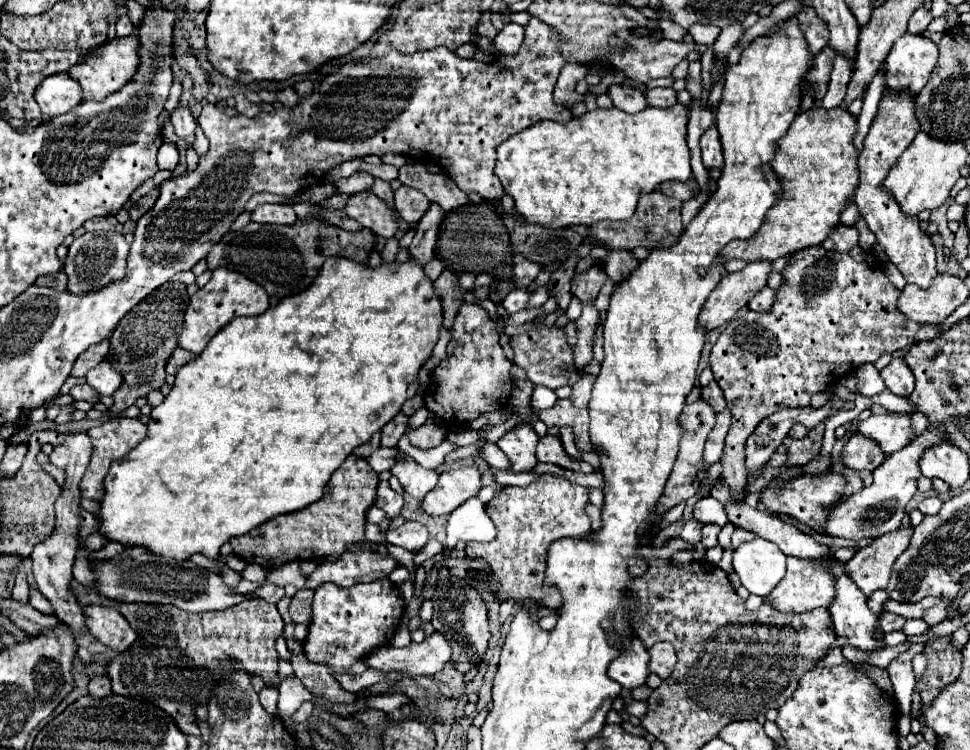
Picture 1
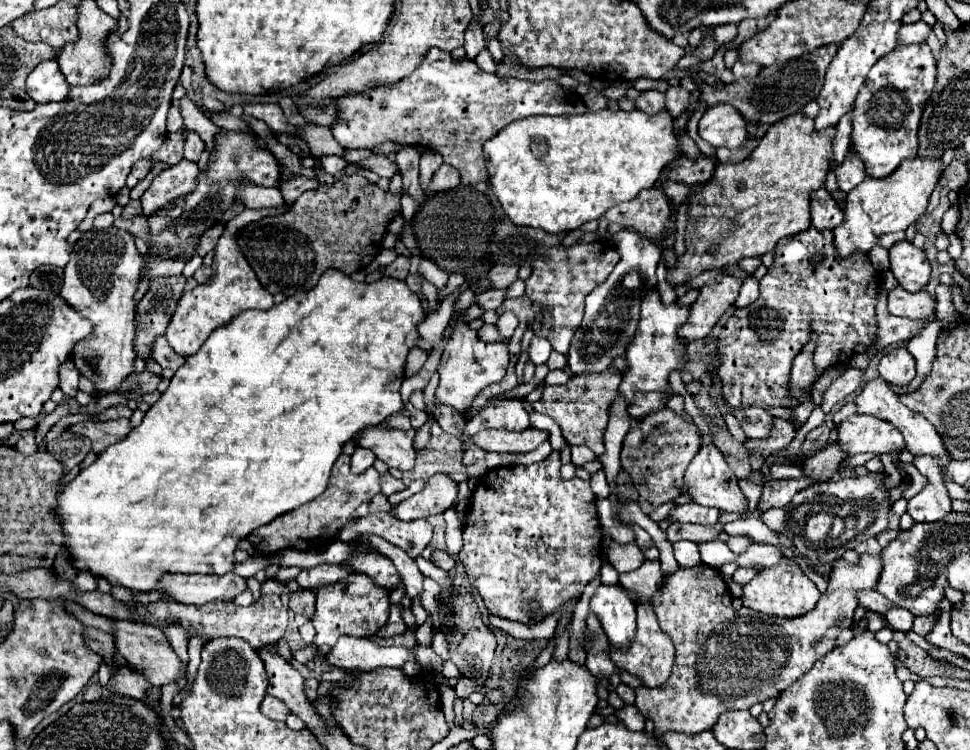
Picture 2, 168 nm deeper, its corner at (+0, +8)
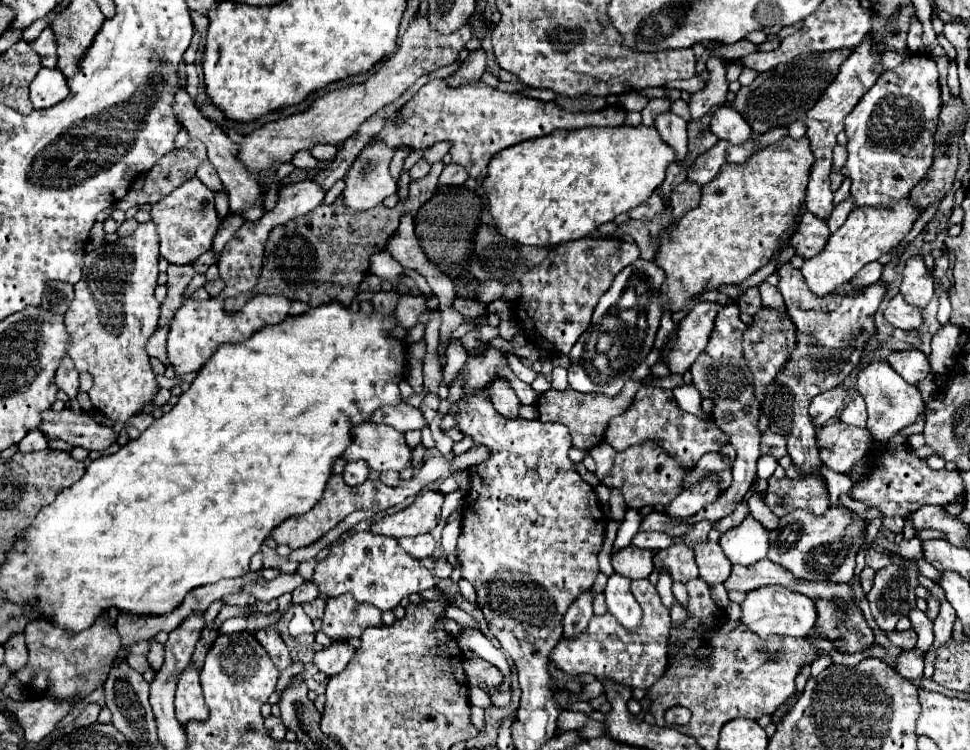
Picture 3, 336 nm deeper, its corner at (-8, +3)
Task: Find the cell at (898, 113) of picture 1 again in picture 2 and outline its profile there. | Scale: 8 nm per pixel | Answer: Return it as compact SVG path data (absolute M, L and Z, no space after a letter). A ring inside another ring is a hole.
M906 240L890 248L890 270L908 292L920 292L930 280L930 262L926 260L924 250Z

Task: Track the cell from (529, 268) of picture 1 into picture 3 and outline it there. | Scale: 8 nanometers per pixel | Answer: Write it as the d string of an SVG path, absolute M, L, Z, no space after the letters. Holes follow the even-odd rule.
M484 281L484 283L478 287L478 299L480 299L480 301L486 301L486 303L492 303L492 301L496 301L496 299L502 299L506 287L508 287L506 283Z

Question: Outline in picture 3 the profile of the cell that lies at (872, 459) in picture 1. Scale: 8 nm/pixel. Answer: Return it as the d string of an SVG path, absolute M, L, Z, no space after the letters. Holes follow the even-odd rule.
M806 475L800 479L770 477L764 501L774 515L782 517L800 507L812 509L814 513L822 513L830 507L828 499L828 485L824 477Z

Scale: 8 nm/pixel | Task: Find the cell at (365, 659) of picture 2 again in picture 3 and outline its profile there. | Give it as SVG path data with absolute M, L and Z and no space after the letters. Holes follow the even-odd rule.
M336 641L330 647L326 647L314 655L314 665L322 673L332 677L332 675L342 673L350 659L352 659L352 645L348 641Z

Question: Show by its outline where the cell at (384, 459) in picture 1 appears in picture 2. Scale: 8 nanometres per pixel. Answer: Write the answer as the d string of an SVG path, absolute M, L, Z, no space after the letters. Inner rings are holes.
M356 448L356 452L352 454L350 458L350 466L354 470L354 474L360 474L360 472L366 472L372 464L374 464L376 456L364 448Z

